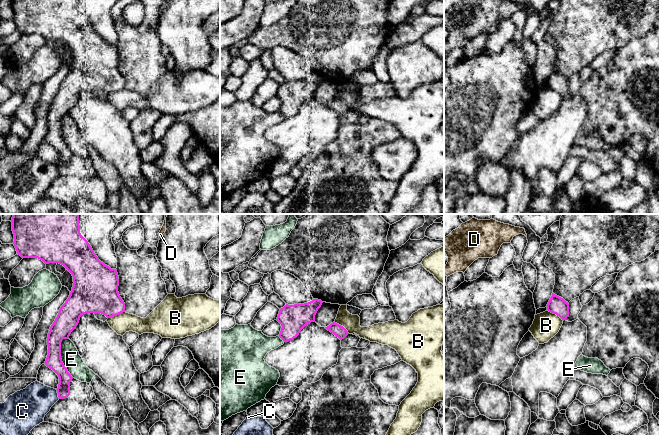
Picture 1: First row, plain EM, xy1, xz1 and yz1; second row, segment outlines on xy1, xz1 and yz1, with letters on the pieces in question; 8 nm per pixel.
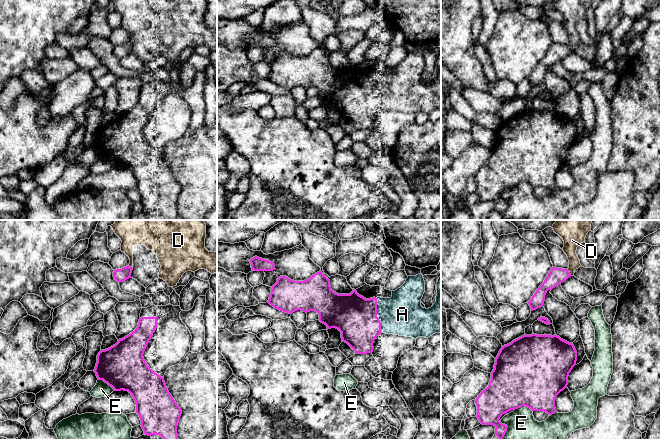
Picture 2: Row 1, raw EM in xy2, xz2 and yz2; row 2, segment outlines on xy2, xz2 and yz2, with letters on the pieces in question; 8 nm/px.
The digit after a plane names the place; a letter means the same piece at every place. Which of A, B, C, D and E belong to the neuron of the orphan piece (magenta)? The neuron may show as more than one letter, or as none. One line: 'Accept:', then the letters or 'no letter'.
Accept: A

